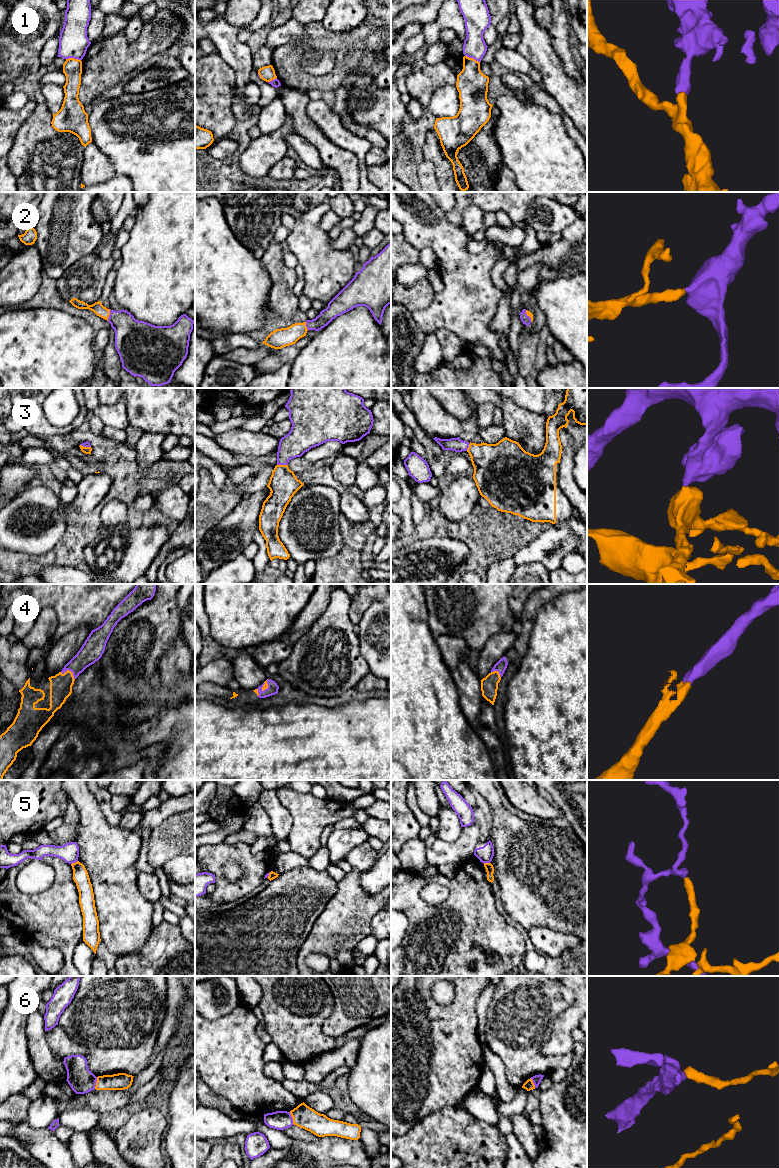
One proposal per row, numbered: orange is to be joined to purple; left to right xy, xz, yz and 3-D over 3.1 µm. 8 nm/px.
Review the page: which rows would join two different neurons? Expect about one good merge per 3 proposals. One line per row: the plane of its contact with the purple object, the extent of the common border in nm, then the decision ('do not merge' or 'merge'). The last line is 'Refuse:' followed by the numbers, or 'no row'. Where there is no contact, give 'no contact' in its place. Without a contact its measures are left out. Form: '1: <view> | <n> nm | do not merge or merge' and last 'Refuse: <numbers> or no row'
1: xy | 120 nm | do not merge
2: xy | 100 nm | merge
3: xz | 80 nm | merge
4: xy | 130 nm | merge
5: xy | 70 nm | do not merge
6: xz | 110 nm | do not merge
Refuse: 1, 5, 6

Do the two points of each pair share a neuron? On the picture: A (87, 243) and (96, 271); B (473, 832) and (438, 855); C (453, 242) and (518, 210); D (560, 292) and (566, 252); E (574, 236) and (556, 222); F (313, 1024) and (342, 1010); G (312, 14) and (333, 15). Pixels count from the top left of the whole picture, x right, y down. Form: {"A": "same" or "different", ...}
{"A": "different", "B": "same", "C": "different", "D": "different", "E": "different", "F": "different", "G": "different"}

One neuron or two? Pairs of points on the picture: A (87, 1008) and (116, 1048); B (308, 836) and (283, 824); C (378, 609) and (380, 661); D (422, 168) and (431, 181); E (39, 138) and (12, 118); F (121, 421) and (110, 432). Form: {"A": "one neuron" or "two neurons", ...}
{"A": "one neuron", "B": "two neurons", "C": "one neuron", "D": "one neuron", "E": "two neurons", "F": "two neurons"}

